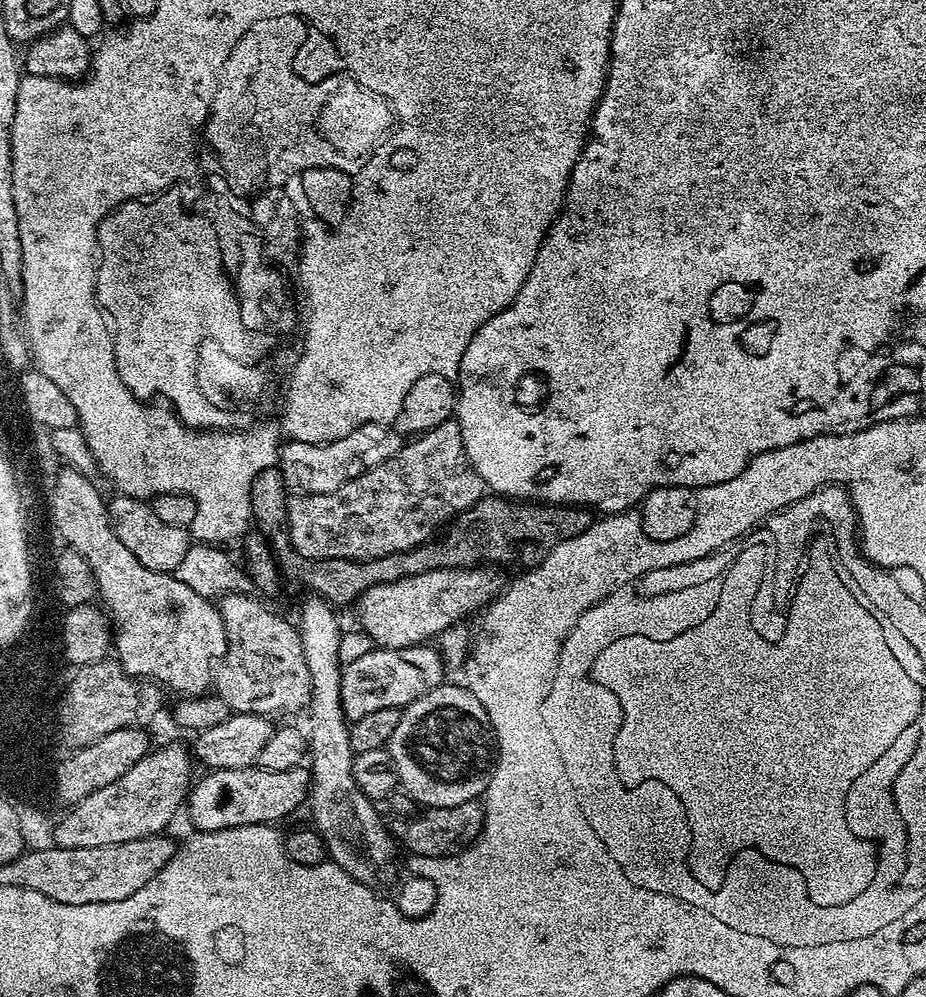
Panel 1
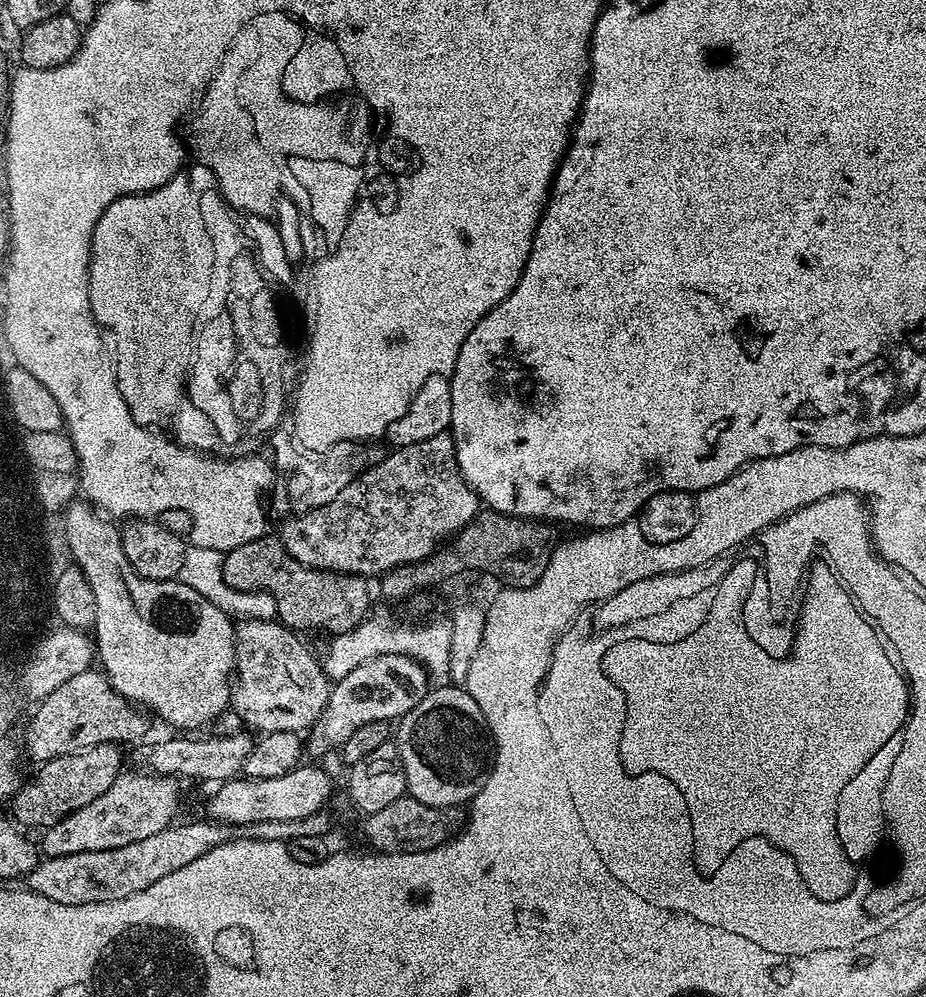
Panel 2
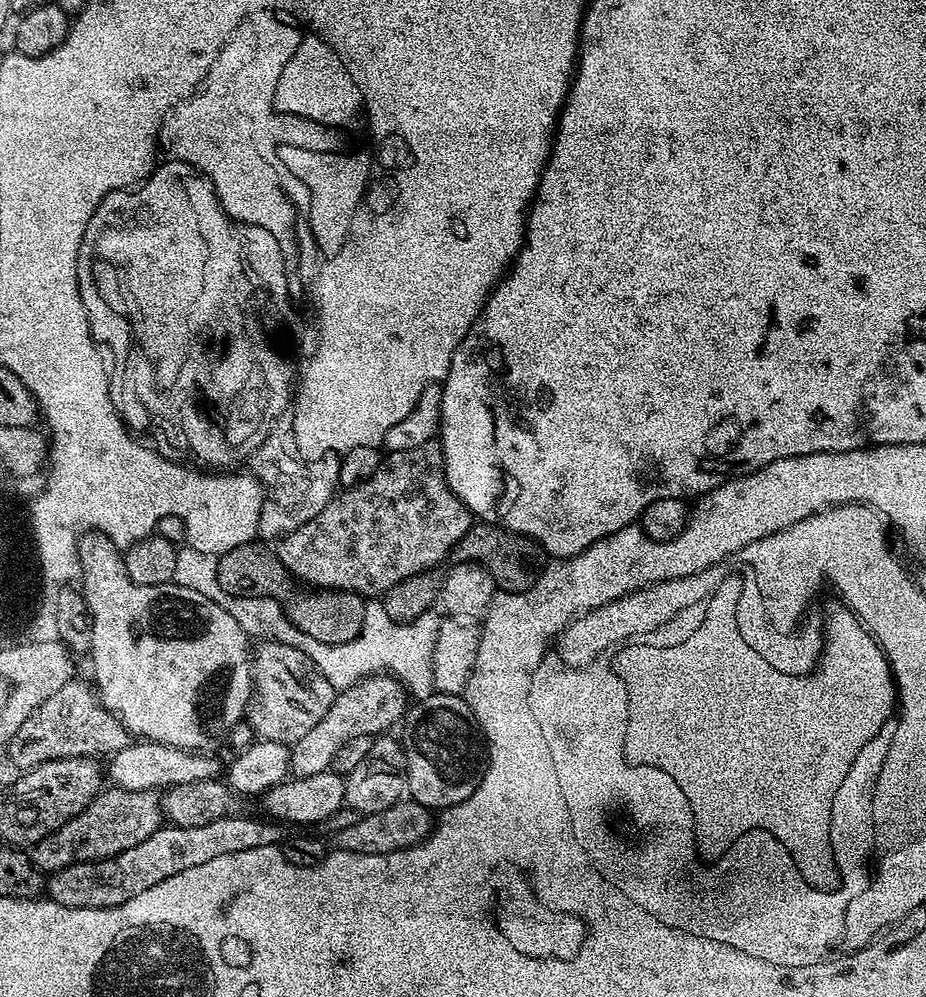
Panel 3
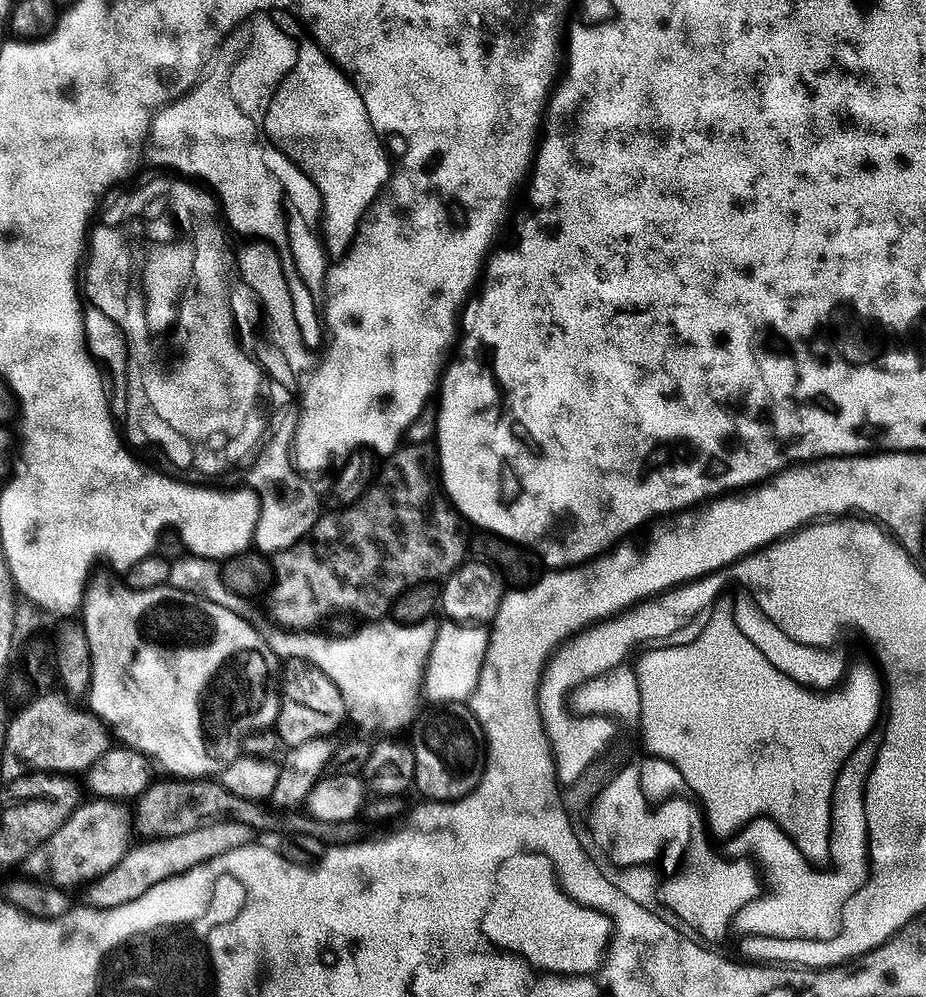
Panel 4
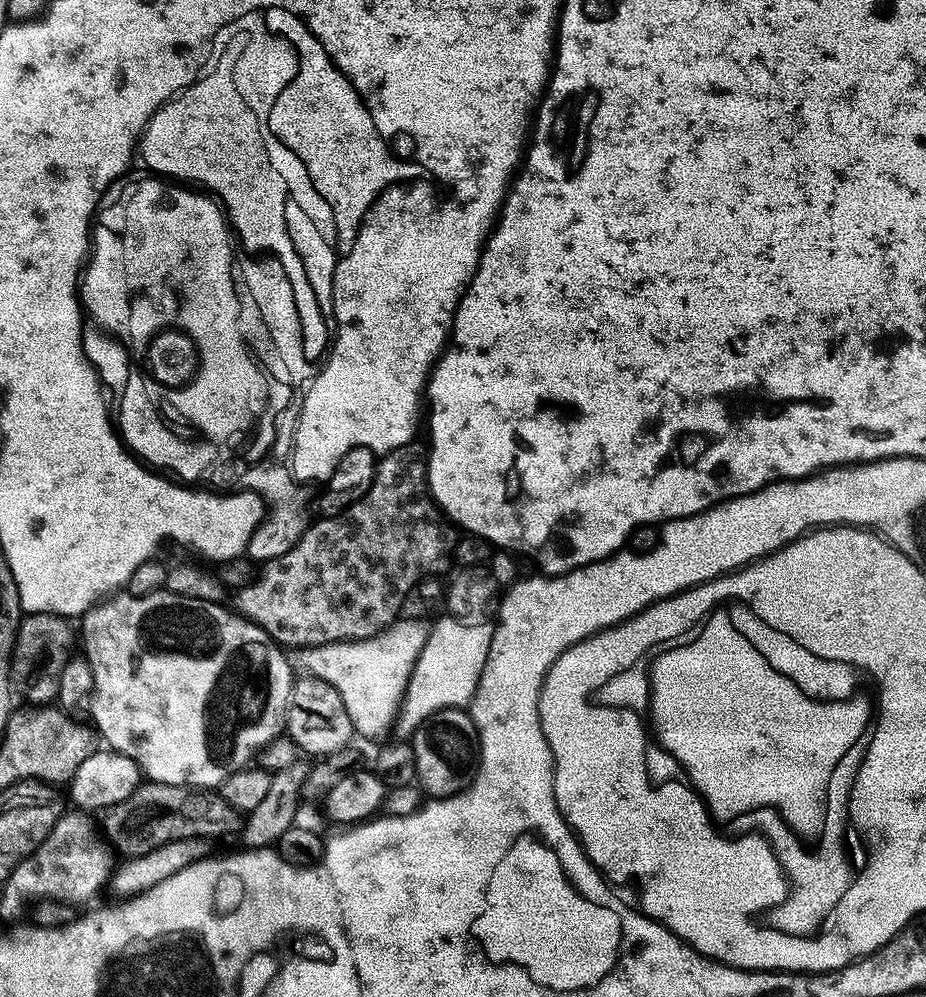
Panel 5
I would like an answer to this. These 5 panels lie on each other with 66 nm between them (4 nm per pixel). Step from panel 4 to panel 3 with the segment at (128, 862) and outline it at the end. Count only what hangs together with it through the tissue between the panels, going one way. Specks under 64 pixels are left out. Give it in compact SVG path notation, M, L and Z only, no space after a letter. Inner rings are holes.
M240 815L223 816L218 818L218 822L206 822L206 826L161 826L157 832L150 834L150 838L138 842L138 846L130 846L130 850L122 850L118 854L107 856L104 860L87 860L81 864L71 864L51 873L46 880L47 895L55 904L67 908L113 908L122 902L130 902L130 898L138 898L138 894L150 890L150 886L158 886L158 882L166 882L166 878L174 878L174 874L182 874L182 870L190 870L190 866L202 866L202 862L214 862L214 858L238 854L242 850L280 846L290 835L289 829L283 823L273 822L268 818L255 820L252 816Z

